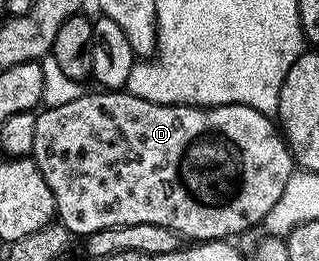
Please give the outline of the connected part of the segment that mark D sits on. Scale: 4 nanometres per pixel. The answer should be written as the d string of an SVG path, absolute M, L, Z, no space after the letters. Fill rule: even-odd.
M128 90L96 91L86 91L79 98L75 98L75 102L67 102L63 106L38 111L35 122L35 146L31 158L36 162L39 174L43 174L43 182L47 182L51 190L57 207L56 219L74 237L84 238L99 230L107 230L111 226L139 226L140 223L147 223L151 226L167 226L167 230L177 233L178 236L189 242L237 238L233 236L255 227L256 224L258 227L264 221L271 206L279 202L279 194L283 194L283 186L287 186L289 179L295 175L293 154L285 142L280 127L266 113L255 110L251 106L246 104L219 104L216 106L156 104L133 96Z

